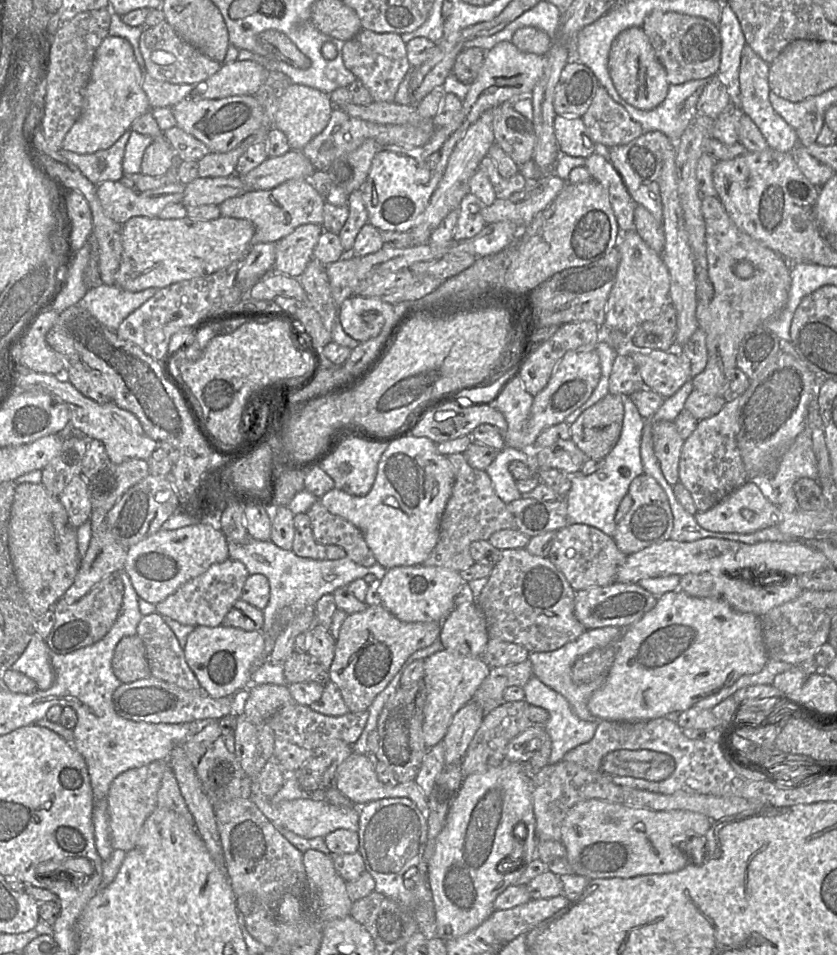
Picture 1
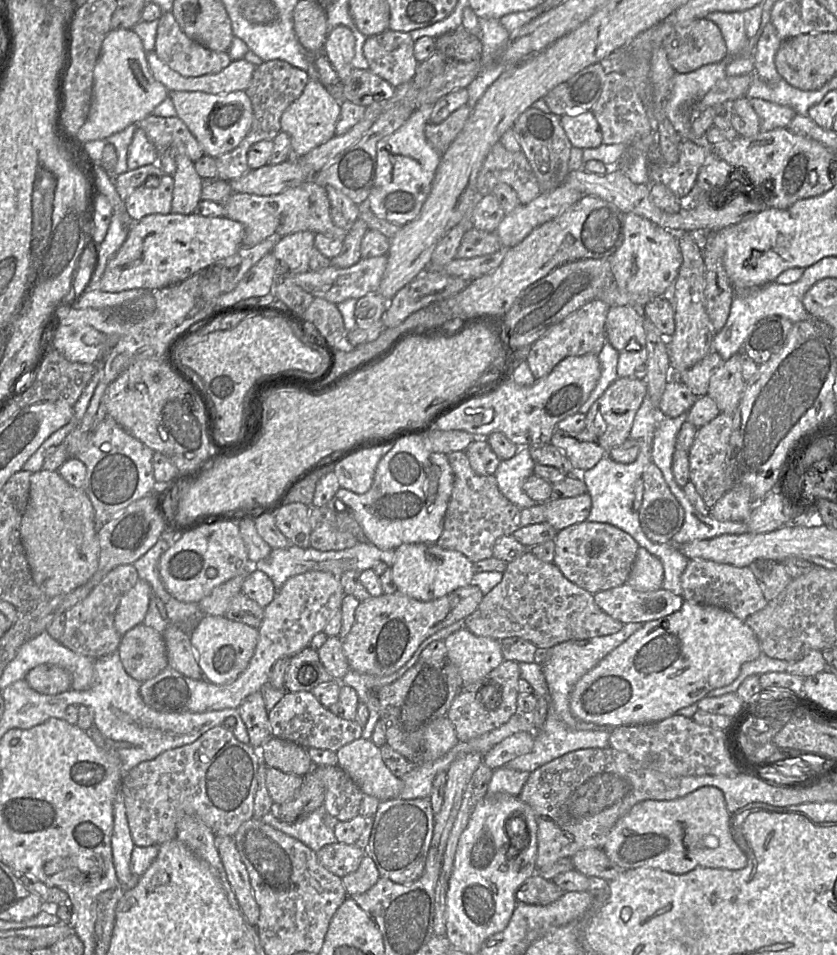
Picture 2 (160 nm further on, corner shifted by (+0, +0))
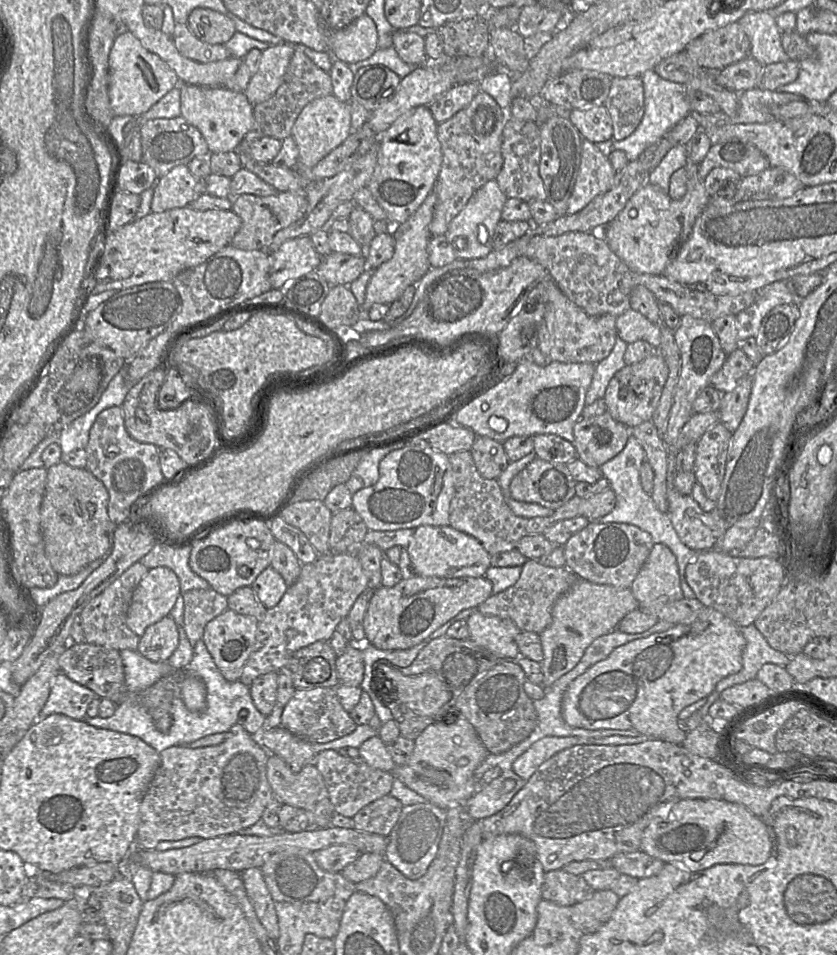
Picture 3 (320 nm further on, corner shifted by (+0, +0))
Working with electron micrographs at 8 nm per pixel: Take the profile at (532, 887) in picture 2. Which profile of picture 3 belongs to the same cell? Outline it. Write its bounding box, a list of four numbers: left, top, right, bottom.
[541,868,595,906]

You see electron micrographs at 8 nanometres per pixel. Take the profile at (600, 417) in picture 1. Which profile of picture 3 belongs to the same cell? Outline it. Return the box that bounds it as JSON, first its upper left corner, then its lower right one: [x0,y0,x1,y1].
[603,354,668,428]

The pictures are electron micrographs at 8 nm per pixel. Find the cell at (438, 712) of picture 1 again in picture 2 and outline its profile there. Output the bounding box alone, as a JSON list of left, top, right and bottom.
[444,627,505,686]

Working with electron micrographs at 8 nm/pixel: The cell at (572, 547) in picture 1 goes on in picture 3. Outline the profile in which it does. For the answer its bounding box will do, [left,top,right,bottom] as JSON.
[562,522,654,589]

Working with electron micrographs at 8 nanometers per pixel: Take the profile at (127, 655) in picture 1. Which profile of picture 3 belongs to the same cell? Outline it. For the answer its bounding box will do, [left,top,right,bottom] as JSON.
[137,615,178,662]

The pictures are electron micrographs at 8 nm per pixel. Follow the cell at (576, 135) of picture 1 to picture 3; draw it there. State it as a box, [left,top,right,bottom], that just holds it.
[567,105,613,143]

